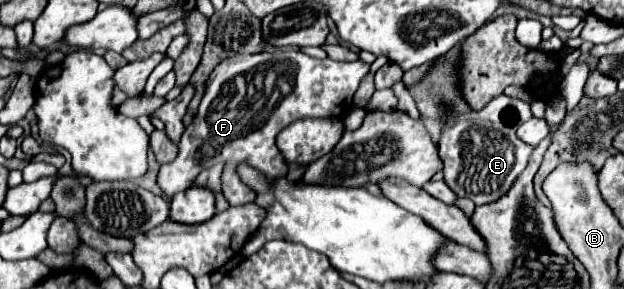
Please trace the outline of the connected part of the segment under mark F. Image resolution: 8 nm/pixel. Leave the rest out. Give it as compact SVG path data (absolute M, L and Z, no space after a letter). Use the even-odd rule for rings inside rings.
M275 50L275 52L259 52L259 54L235 54L227 60L223 60L209 76L205 86L205 96L199 104L199 110L193 118L193 122L187 126L181 142L179 142L179 156L159 168L157 174L157 186L161 192L165 192L169 198L173 198L179 192L185 192L193 186L193 178L203 170L217 162L225 162L224 188L222 193L227 198L229 206L243 206L255 200L255 192L249 186L243 186L239 182L239 176L235 174L235 168L239 162L247 162L253 168L259 168L267 178L277 178L287 174L287 164L275 146L275 136L281 128L289 126L295 120L301 118L331 118L341 116L353 102L353 94L359 88L361 78L369 72L369 64L357 60L357 62L337 62L331 58L317 60L301 50Z

